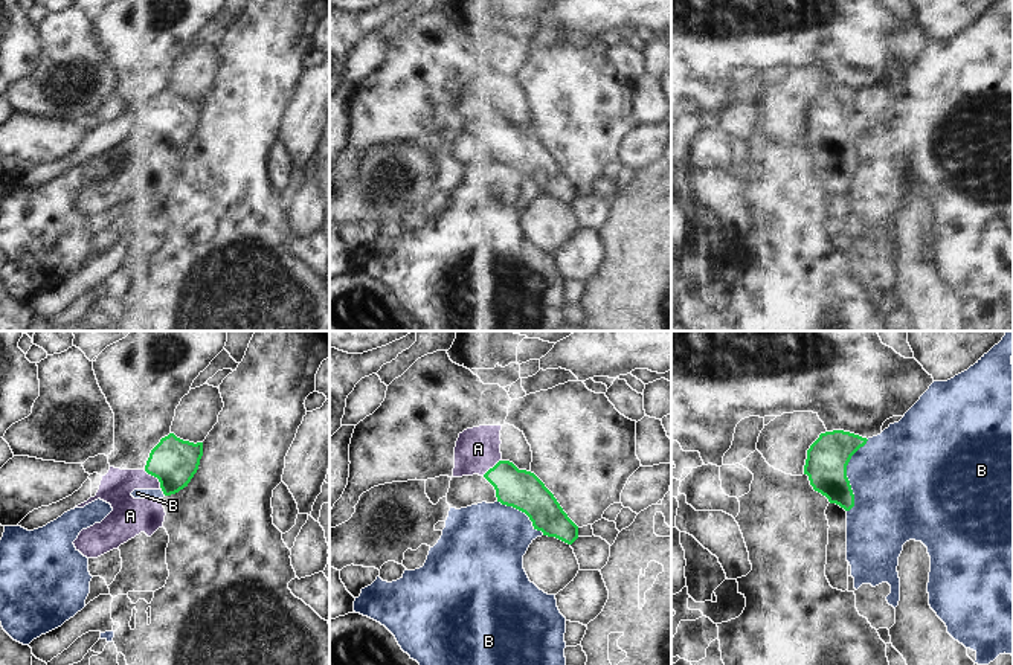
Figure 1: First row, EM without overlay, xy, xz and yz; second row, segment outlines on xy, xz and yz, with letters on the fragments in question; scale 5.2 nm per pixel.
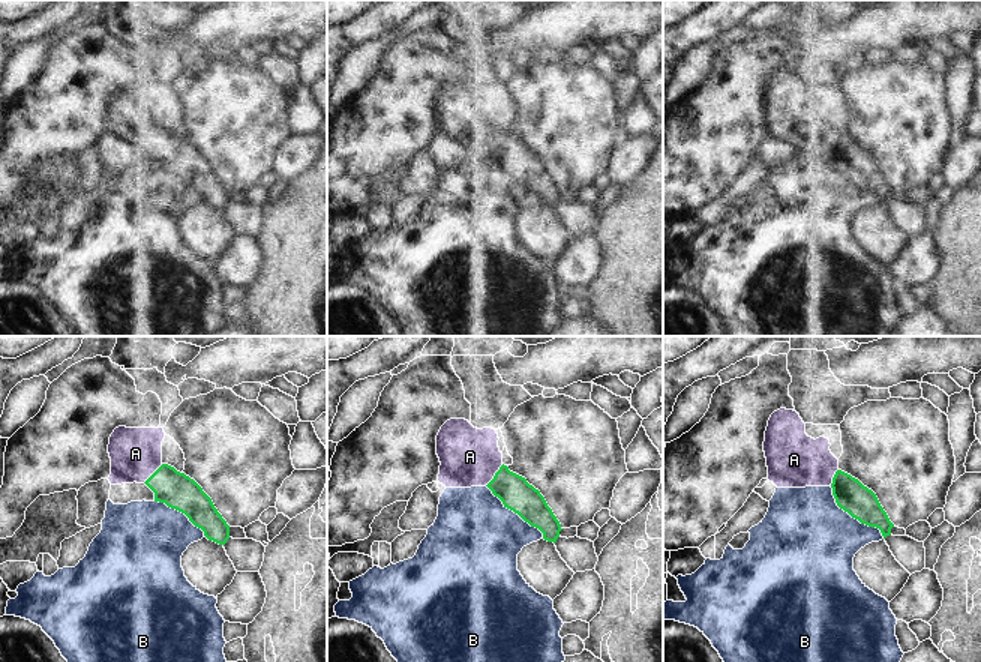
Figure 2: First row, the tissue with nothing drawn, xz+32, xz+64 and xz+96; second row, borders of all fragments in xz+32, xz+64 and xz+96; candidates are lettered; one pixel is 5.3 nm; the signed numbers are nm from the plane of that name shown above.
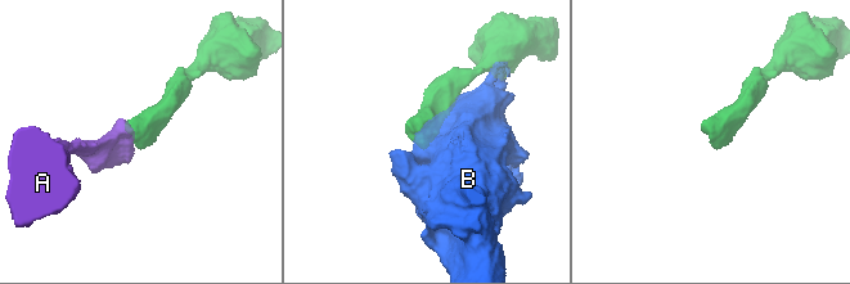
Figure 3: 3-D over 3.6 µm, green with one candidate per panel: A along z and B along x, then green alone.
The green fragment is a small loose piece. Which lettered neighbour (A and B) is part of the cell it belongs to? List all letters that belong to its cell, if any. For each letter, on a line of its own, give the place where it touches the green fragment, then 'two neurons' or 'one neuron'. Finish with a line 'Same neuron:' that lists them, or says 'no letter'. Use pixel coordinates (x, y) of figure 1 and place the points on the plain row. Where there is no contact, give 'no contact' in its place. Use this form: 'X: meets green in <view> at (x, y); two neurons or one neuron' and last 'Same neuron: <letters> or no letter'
A: meets green in xy at (156, 134); one neuron
B: meets green in yz at (845, 134); two neurons
Same neuron: A

